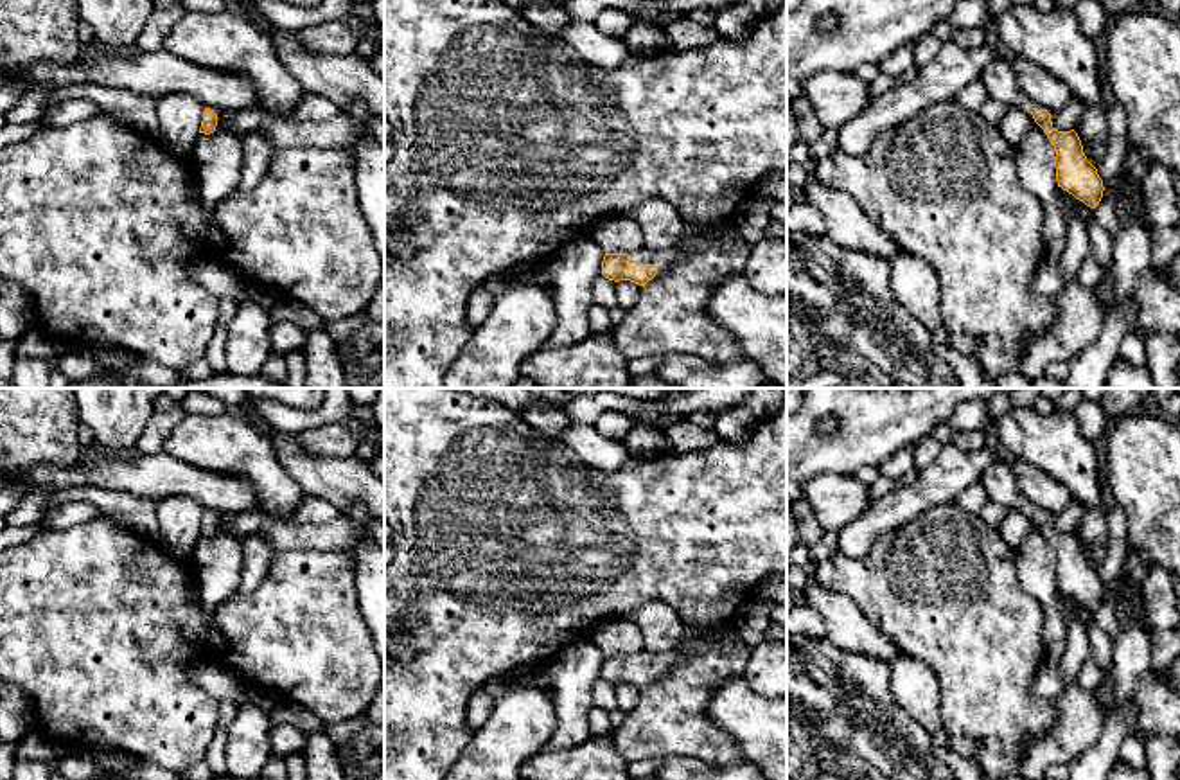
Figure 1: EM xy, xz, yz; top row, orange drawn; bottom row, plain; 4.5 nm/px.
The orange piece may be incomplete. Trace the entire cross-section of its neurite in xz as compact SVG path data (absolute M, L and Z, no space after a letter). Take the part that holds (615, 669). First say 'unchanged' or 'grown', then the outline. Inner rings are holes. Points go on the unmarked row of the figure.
grown; M686 643L665 652L643 651L632 656L605 656L602 663L602 678L609 683L630 683L645 688L654 679L665 676L688 651Z

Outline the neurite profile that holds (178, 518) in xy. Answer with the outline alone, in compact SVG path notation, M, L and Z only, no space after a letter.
M174 494L156 501L156 543L172 557L192 564L205 509L199 501Z

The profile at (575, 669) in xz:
M587 638L564 647L550 661L551 701L557 728L539 753L564 751L586 742L591 735L587 715L593 687L602 678L602 651Z

